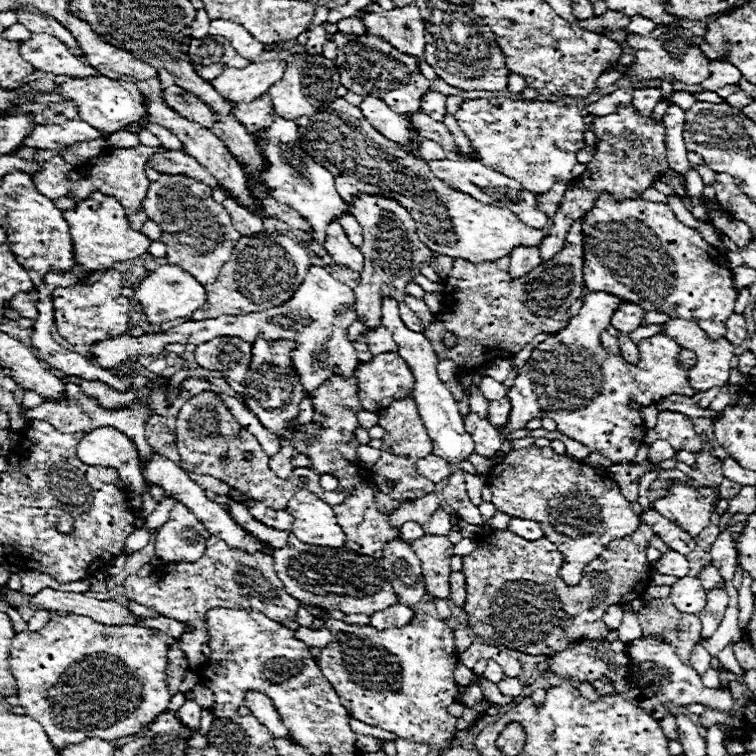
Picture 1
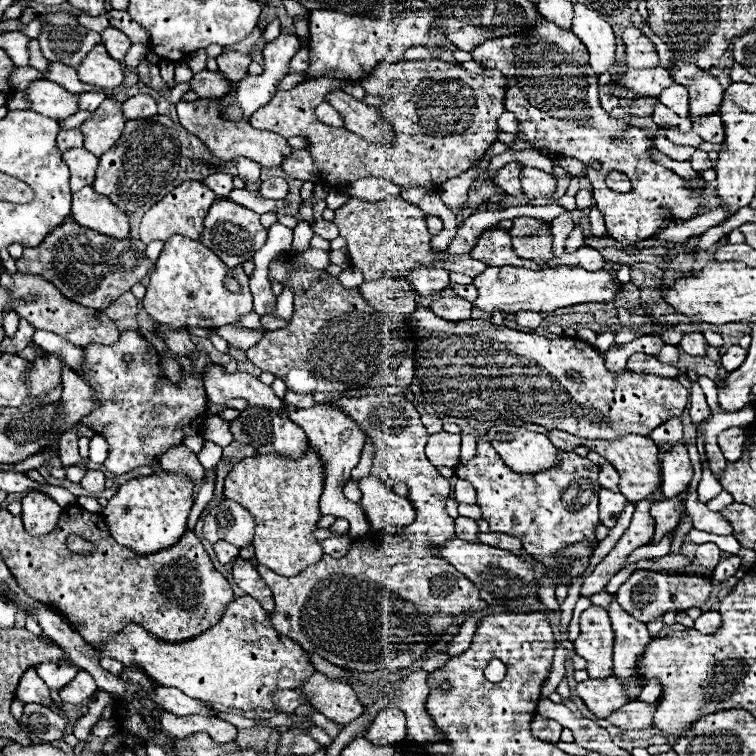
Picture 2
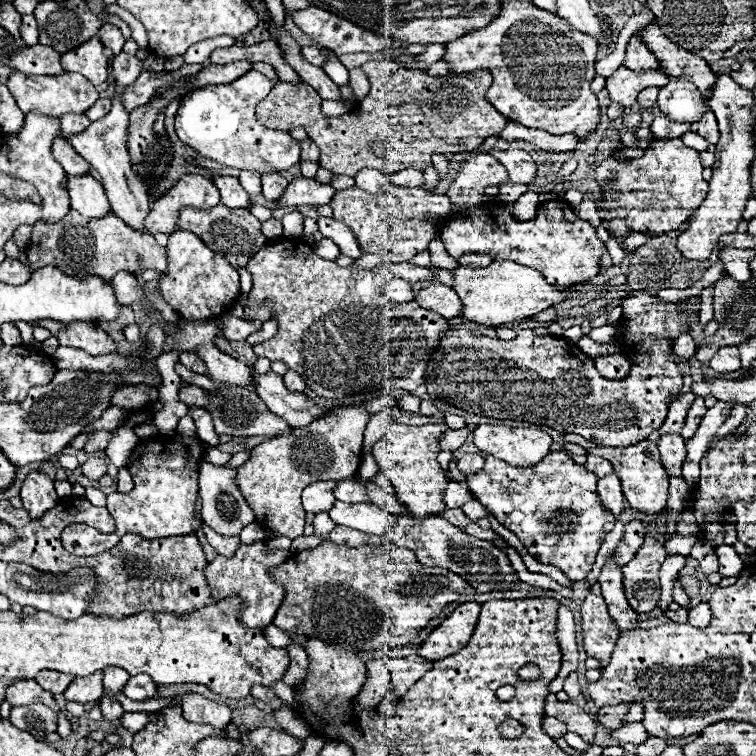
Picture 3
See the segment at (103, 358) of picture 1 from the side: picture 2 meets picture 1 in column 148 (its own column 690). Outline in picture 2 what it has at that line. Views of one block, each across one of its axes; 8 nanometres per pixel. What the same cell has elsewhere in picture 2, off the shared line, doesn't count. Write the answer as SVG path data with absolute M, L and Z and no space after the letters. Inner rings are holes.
M694 332L694 334L686 334L680 342L680 348L686 352L686 354L692 354L692 356L706 356L706 340L704 340L704 334L700 332Z

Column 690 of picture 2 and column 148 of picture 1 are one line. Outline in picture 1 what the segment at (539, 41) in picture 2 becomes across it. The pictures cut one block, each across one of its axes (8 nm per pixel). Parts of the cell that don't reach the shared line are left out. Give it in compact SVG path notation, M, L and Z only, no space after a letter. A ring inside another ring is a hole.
M160 176L156 182L150 182L148 194L144 198L144 212L154 220L160 230L160 242L166 244L168 264L176 264L186 272L192 272L200 284L212 284L218 278L222 264L232 256L240 232L234 230L228 212L212 200L212 188L204 182L190 180L186 176Z

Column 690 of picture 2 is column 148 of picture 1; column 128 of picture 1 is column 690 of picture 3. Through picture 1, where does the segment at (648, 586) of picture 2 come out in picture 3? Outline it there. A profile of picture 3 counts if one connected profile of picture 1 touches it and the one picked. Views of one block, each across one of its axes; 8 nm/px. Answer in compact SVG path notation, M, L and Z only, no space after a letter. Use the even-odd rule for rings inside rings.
M678 576L678 582L682 584L684 592L692 598L692 596L698 596L700 594L700 582L692 576Z

